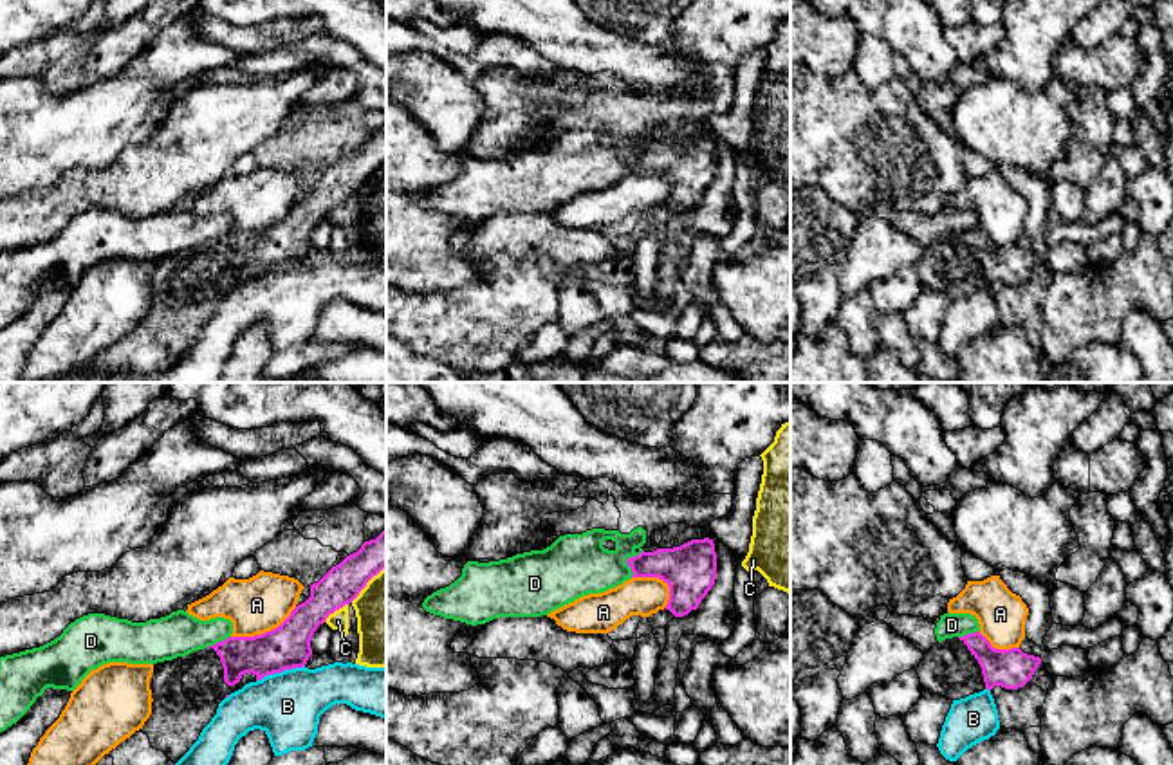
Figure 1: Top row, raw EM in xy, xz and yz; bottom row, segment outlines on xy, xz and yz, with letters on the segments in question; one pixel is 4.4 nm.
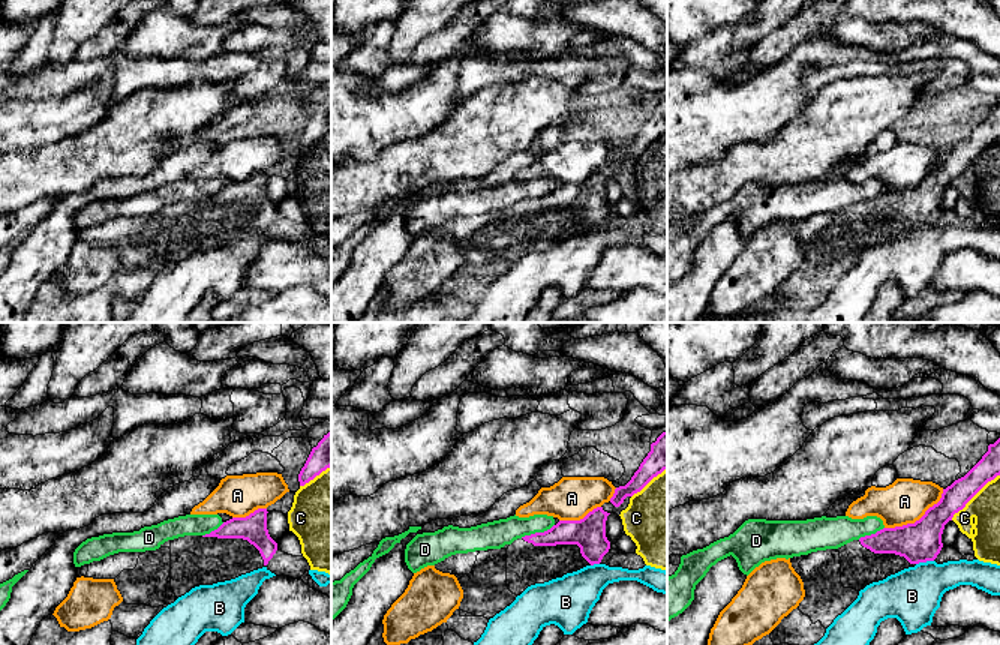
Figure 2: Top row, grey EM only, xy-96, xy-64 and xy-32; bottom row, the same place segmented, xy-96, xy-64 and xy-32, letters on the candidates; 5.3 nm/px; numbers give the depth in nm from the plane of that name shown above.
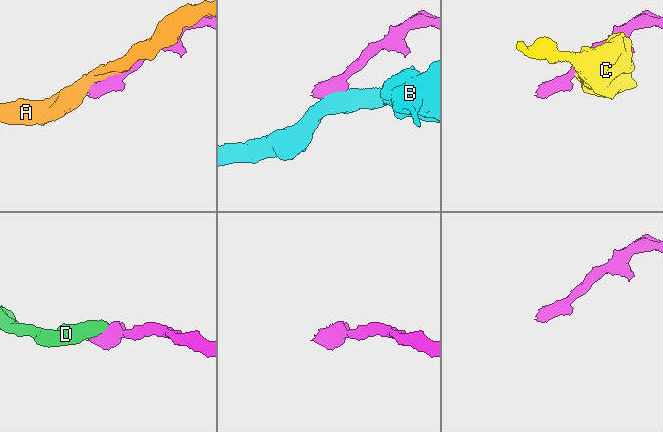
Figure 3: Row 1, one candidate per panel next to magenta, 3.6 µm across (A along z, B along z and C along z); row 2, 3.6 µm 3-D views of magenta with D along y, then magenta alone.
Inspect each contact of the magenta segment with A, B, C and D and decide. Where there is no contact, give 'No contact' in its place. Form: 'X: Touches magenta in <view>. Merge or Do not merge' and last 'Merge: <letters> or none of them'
A: Touches magenta in xy. Do not merge
B: Touches magenta in xy. Do not merge
C: Touches magenta in xy. Do not merge
D: Touches magenta in xz. Do not merge
Merge: none of them

